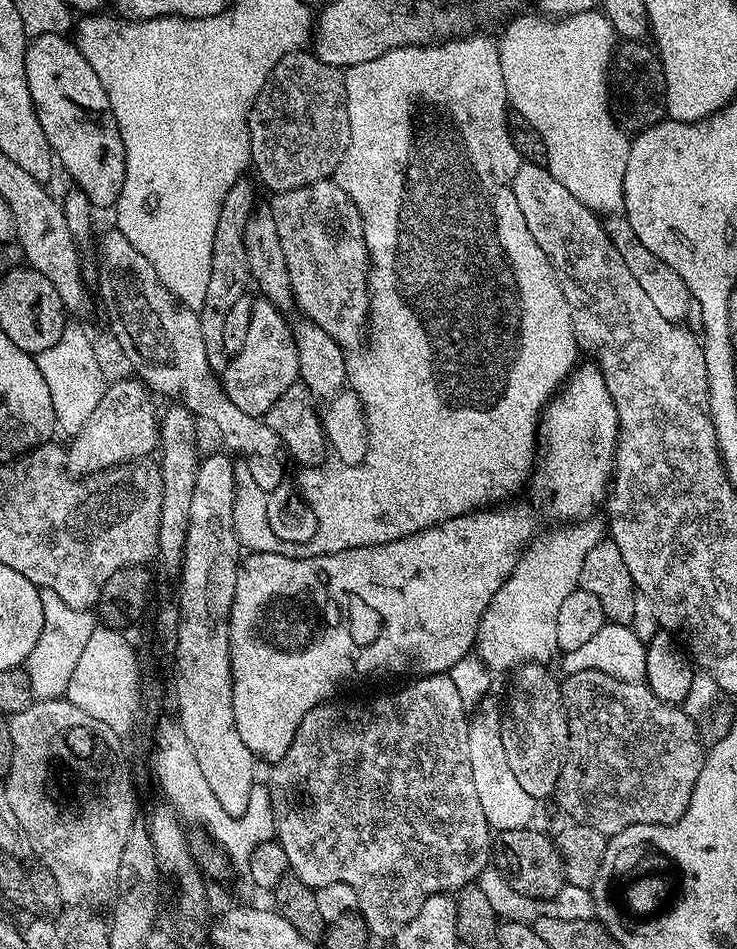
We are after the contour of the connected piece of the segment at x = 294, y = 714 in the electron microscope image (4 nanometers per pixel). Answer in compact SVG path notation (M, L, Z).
M504 502L499 506L493 507L491 510L481 510L479 512L467 512L464 516L458 518L450 518L441 524L430 524L426 530L410 534L406 538L398 538L394 542L386 542L378 546L358 546L354 550L342 550L334 554L322 554L321 556L303 556L302 558L290 558L286 554L274 554L273 552L254 552L243 557L242 563L236 570L236 585L234 586L234 598L232 599L232 609L230 610L230 618L228 619L228 665L232 668L232 710L234 712L234 722L238 726L238 734L242 734L242 742L246 742L246 746L261 761L275 762L286 754L286 750L290 750L290 742L294 742L294 734L298 730L298 726L302 722L302 718L306 718L306 714L310 710L314 710L325 702L331 701L332 696L339 690L343 684L348 684L351 680L368 680L371 676L404 676L400 678L415 678L418 676L438 676L446 674L454 666L454 662L462 662L473 651L476 643L476 635L480 629L480 620L484 616L484 611L490 606L490 602L494 598L494 594L498 594L498 590L502 586L502 582L506 582L506 578L510 578L510 574L514 570L516 564L519 564L520 557L524 555L524 549L532 543L537 535L536 528L536 512L528 504L512 504L516 502Z

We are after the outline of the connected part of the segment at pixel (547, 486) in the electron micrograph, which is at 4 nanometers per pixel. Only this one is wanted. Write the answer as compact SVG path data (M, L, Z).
M594 362L581 363L564 381L562 390L549 400L540 417L538 429L542 451L534 464L526 492L532 495L532 504L548 522L579 522L593 515L596 507L605 503L612 482L612 467L616 465L616 441L620 438L618 410L614 410L614 398L606 390L606 378Z

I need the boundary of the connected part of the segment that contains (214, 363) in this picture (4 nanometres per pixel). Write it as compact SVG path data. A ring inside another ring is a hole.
M248 178L236 180L234 186L230 186L230 194L226 194L222 202L218 214L218 230L214 230L214 250L210 254L210 279L206 286L206 300L198 311L202 322L202 342L206 344L206 358L216 374L223 373L230 359L226 350L222 350L222 325L226 322L226 314L234 307L234 302L245 299L247 292L244 291L250 288L244 231L257 204L256 192Z

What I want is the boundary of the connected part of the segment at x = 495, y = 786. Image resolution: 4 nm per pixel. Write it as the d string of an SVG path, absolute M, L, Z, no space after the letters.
M481 703L471 713L468 722L470 770L474 770L474 787L478 789L478 802L482 802L482 814L486 814L489 829L501 833L527 828L536 816L538 801L530 794L526 794L518 778L514 778L510 762L506 762L506 750L502 750L501 709L498 710L488 703Z

